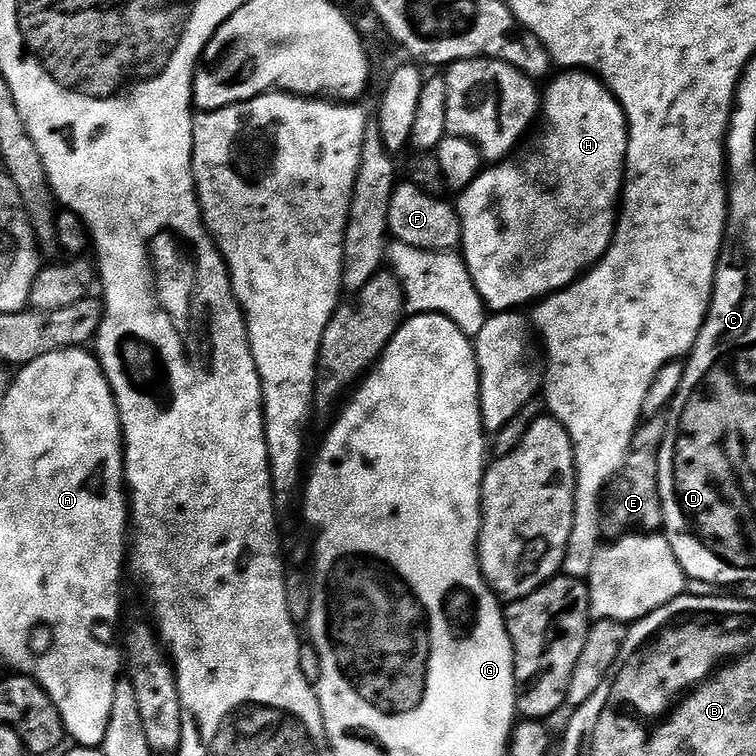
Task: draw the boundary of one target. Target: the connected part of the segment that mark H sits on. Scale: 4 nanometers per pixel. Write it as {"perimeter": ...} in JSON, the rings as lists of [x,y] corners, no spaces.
{"perimeter":[[[587,70],[557,71],[547,81],[547,84],[548,89],[545,87],[542,92],[544,133],[540,136],[540,149],[537,150],[536,156],[532,156],[528,160],[527,154],[520,150],[511,158],[505,158],[485,167],[476,175],[474,182],[470,182],[470,186],[459,193],[458,196],[458,200],[460,200],[460,204],[458,203],[460,244],[462,245],[464,264],[470,270],[470,278],[474,278],[474,286],[484,300],[485,308],[493,313],[520,310],[525,307],[523,304],[528,304],[527,306],[535,305],[545,296],[568,288],[604,257],[616,233],[616,218],[624,191],[624,167],[626,166],[626,150],[628,149],[628,119],[626,114],[616,97],[613,96],[612,91],[605,86],[604,81]]]}

